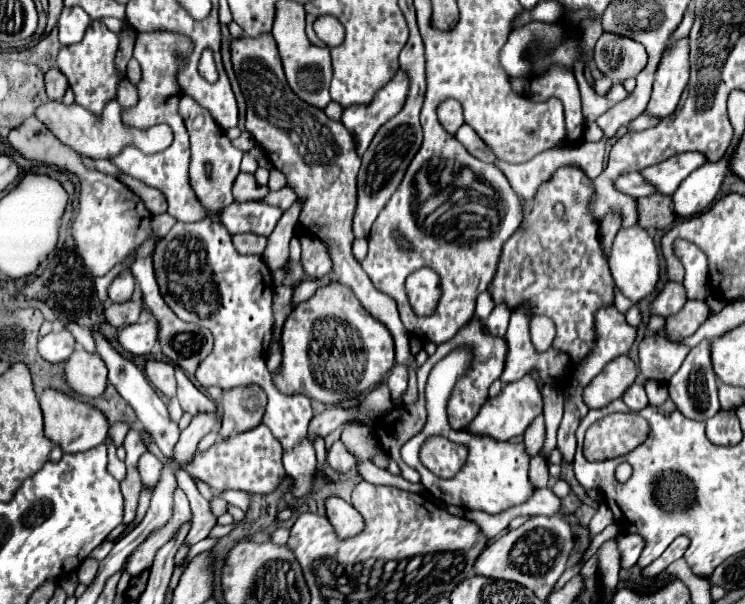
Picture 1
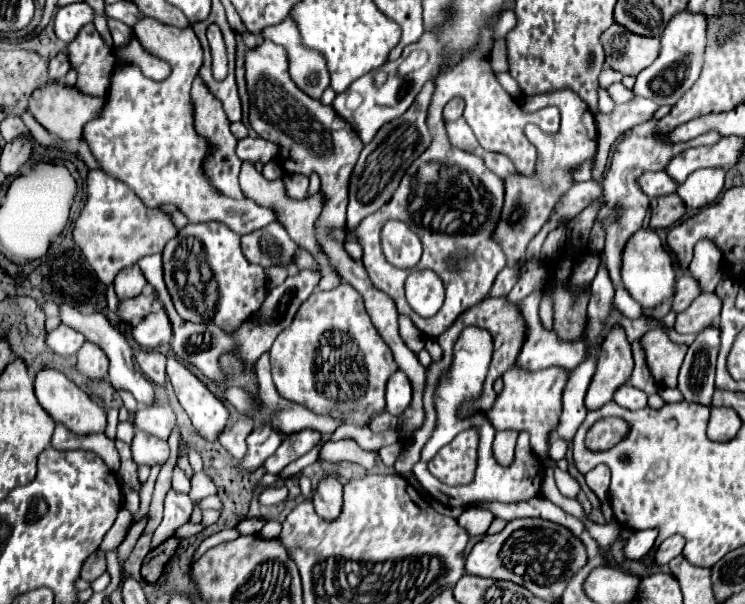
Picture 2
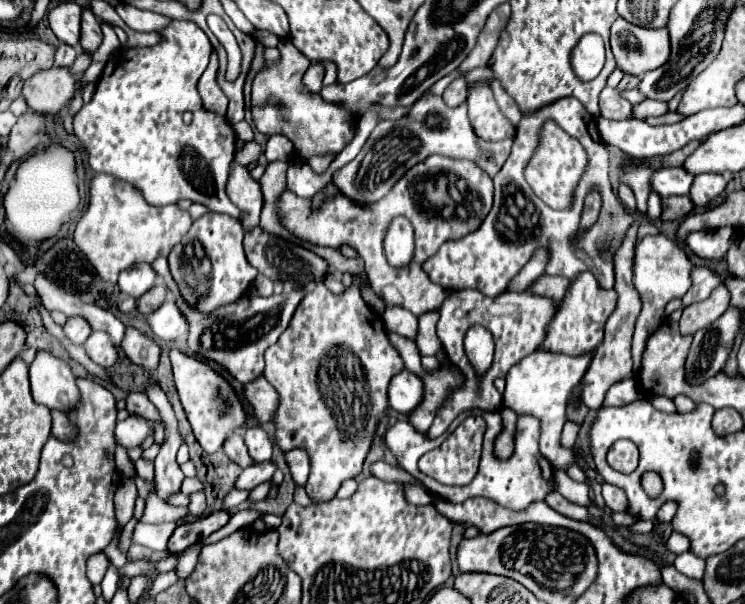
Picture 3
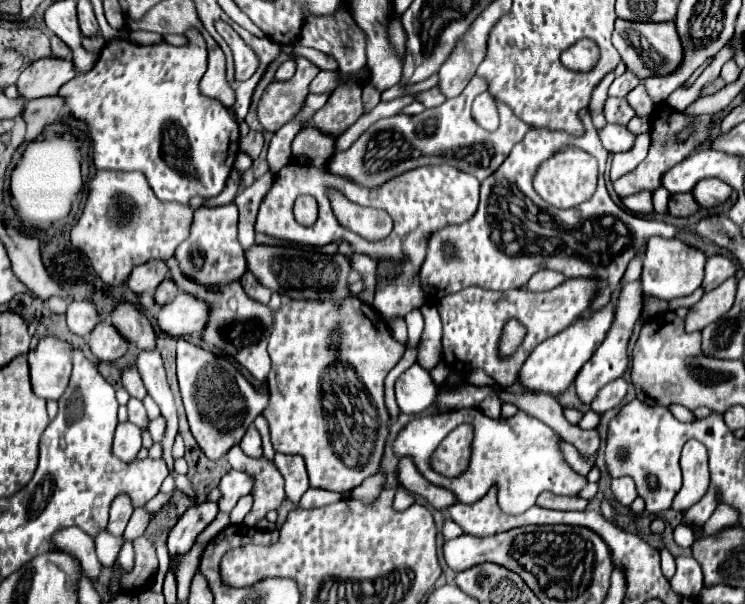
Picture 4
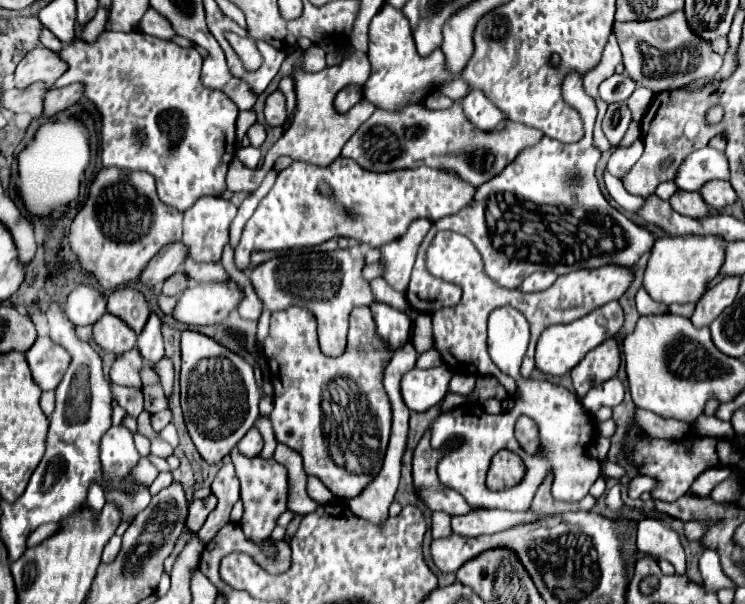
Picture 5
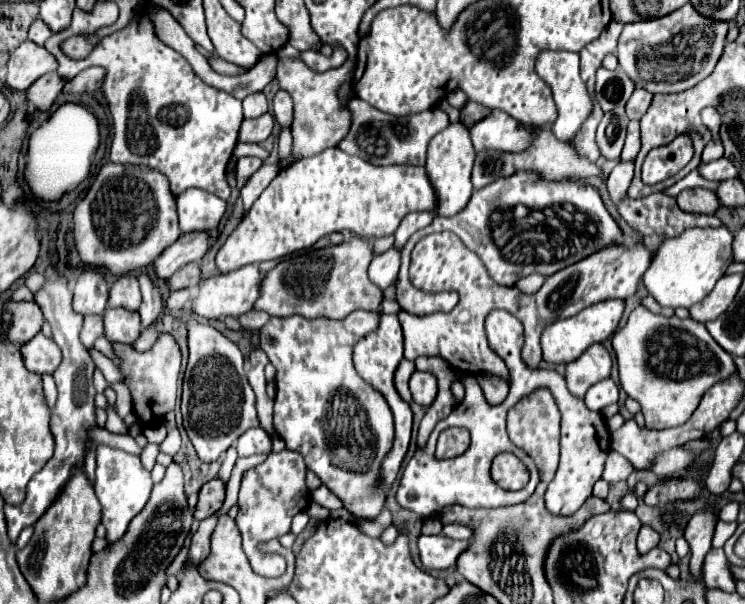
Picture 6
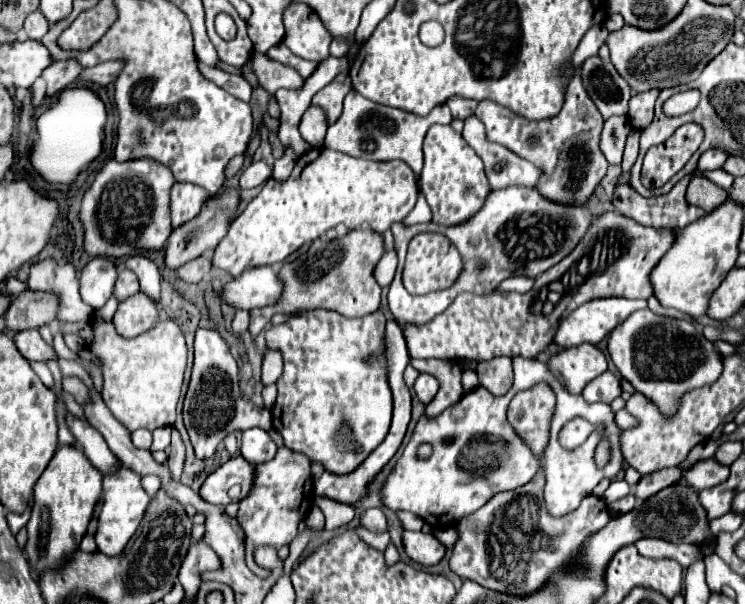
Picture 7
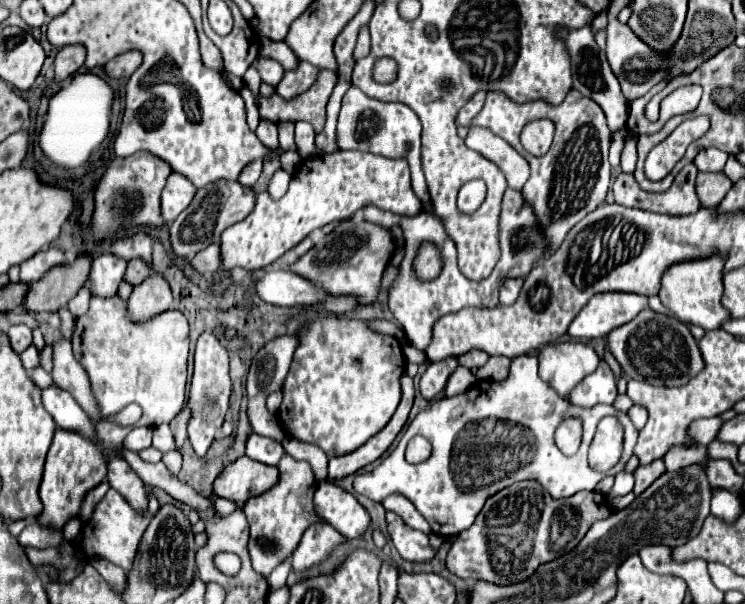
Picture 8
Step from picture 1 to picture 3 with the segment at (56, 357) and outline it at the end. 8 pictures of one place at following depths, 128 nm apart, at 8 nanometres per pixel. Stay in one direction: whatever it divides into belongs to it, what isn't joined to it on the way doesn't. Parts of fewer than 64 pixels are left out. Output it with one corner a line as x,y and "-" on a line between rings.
70,316
68,322
64,324
64,332
74,344
84,344
86,338
90,336
92,328
86,320
82,320
82,316

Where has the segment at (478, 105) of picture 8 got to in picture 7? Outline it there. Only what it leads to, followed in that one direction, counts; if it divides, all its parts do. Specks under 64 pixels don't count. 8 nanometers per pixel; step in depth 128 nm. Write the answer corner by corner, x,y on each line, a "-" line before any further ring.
454,96
446,104
450,106
450,112
452,112
454,120
466,120
466,118
470,118
474,114
474,110
478,106
478,100
466,100
466,98

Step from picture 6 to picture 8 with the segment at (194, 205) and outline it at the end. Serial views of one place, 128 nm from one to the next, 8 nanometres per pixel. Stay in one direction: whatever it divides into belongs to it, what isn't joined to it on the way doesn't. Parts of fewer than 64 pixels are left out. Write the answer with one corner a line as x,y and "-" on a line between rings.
172,172
166,180
166,186
164,186
162,198
160,198
164,222
172,224
176,220
176,216
192,202
194,194
196,194
196,186
186,176

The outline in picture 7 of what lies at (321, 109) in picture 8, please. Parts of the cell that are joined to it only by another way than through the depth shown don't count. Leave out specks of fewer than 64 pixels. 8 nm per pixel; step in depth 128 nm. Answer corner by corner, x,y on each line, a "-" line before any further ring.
340,72
330,84
326,84
314,98
310,106
324,108
324,114
328,116
328,126
336,122
342,114
342,100
352,90
350,76
346,72

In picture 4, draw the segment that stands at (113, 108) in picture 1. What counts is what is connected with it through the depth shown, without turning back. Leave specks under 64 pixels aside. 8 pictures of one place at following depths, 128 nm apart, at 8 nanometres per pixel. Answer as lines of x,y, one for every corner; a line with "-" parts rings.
40,58
26,66
16,82
18,92
32,100
58,94
58,88
76,74
72,60
64,58

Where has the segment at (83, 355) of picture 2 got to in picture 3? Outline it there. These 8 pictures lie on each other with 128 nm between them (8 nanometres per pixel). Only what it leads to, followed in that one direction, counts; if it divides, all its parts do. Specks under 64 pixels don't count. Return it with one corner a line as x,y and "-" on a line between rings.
92,332
84,348
86,348
86,354
104,368
110,368
120,356
120,352
116,352
116,344
112,344
112,338
106,332

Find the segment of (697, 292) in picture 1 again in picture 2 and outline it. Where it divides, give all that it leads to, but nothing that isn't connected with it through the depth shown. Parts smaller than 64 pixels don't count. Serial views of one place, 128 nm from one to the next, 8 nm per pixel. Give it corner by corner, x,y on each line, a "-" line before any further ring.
700,240
694,247
690,272
700,282
702,290
713,292
724,276
723,263
724,255
716,244
712,240

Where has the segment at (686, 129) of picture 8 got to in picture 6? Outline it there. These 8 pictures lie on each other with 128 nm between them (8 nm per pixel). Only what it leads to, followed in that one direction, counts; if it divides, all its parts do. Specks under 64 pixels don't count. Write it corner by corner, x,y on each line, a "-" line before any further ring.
676,136
672,144
652,148
642,164
642,180
644,184
658,184
666,178
678,174
692,160
692,138

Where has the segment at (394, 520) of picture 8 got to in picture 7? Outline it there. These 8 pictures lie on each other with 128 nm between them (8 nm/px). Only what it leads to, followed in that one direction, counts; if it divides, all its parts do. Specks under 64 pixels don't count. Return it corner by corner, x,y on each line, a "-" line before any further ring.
402,532
402,544
410,560
422,566
434,566
442,560
446,548
432,536
424,532

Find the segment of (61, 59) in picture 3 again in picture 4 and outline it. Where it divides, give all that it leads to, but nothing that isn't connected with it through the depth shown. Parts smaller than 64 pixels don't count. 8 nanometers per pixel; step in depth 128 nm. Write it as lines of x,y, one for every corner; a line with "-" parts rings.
50,34
50,42
52,42
52,56
56,56
56,58
68,58
70,56
70,48
64,42
60,42
54,34

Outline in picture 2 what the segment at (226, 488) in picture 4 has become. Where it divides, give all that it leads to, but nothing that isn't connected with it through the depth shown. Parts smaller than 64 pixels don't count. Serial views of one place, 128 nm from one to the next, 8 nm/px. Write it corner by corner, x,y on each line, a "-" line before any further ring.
306,428
306,430
300,430
296,434
290,434
282,446
274,452
274,456
270,456
262,468
268,472
268,474
278,474
282,468
286,468
290,462
298,460
302,454
310,452
318,442
324,440
324,434
318,432
318,430
312,430
312,428

